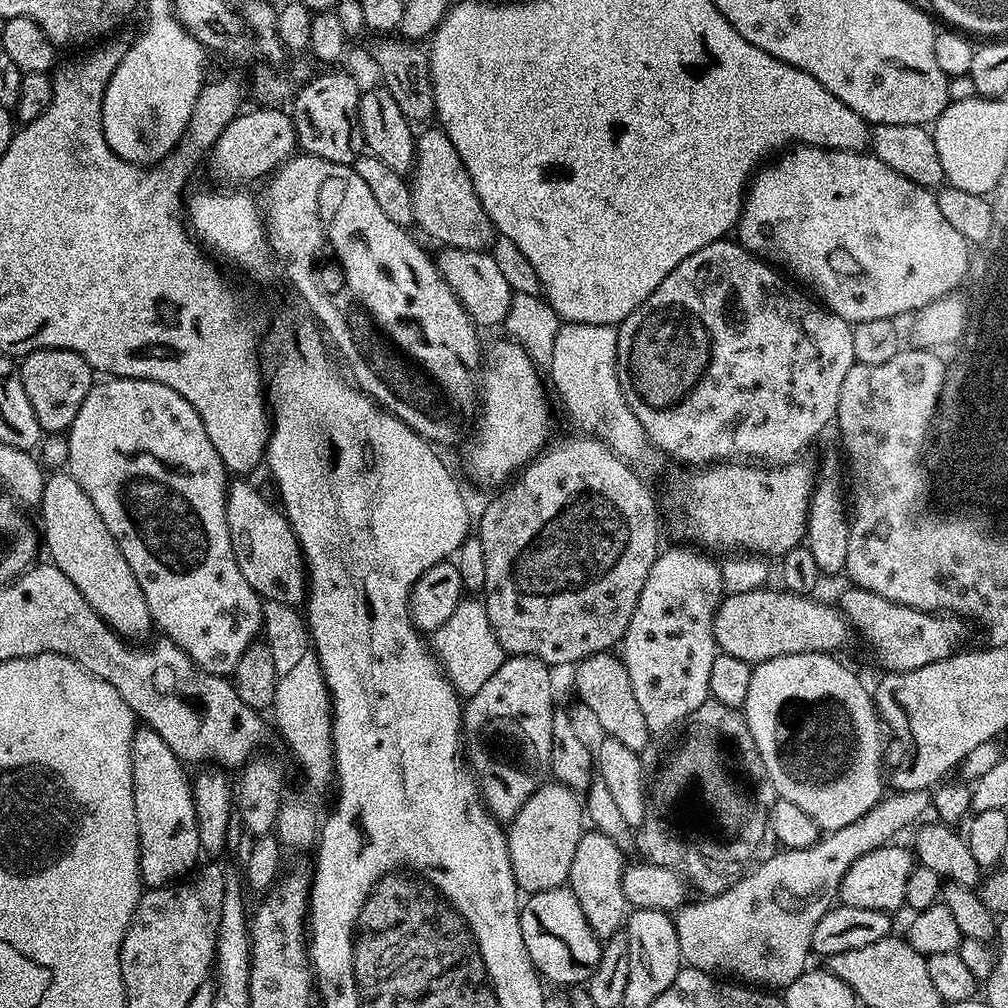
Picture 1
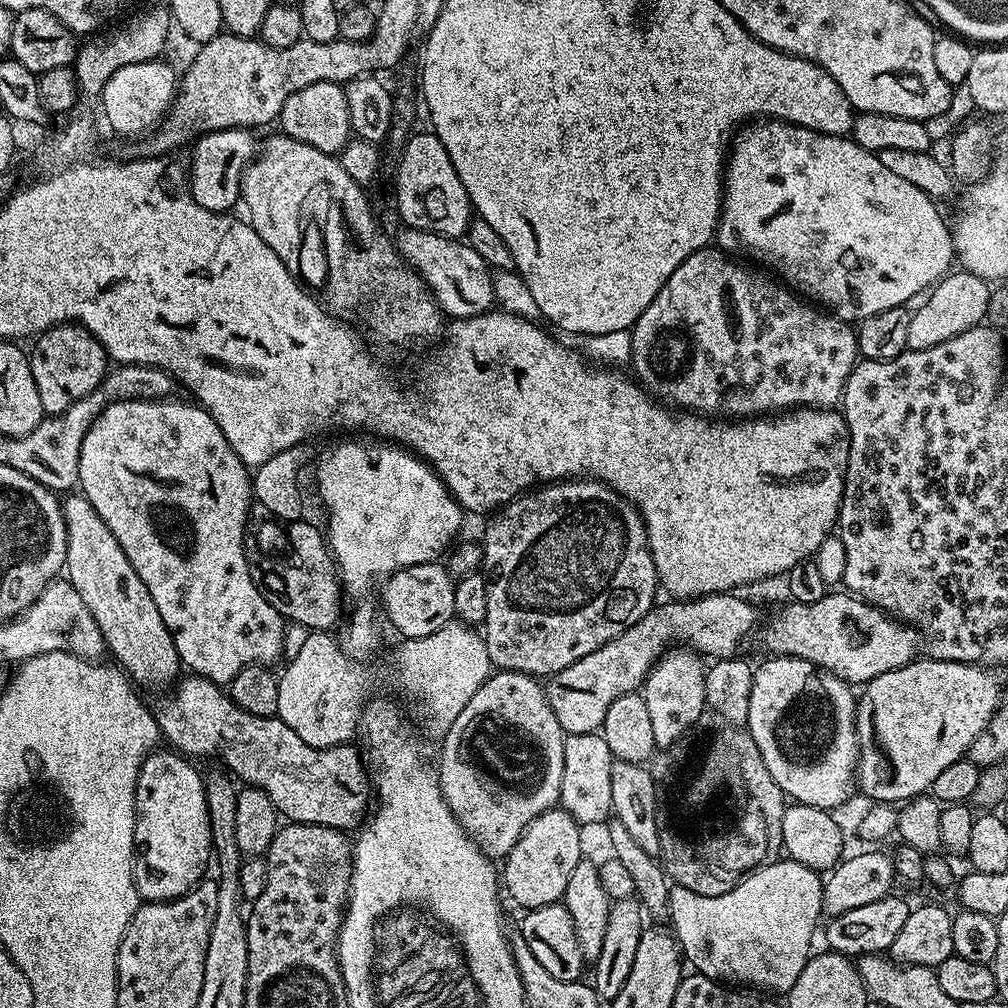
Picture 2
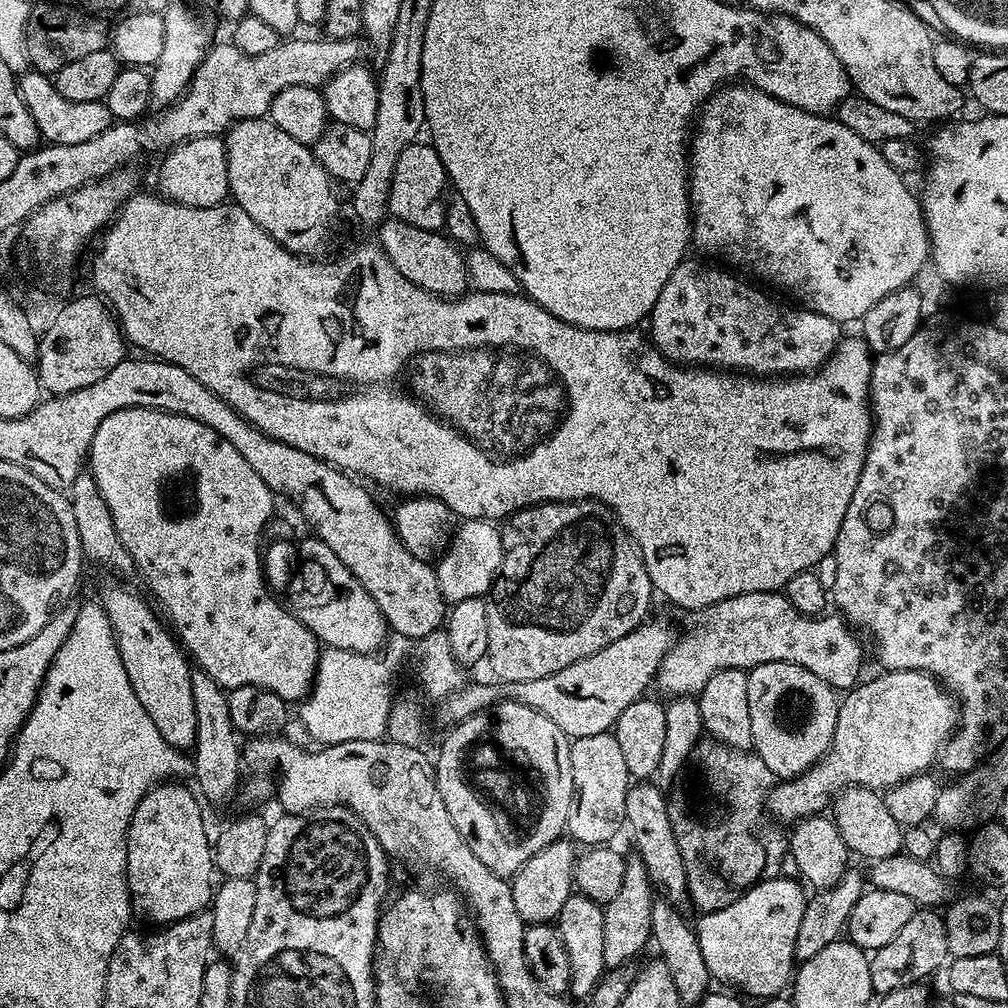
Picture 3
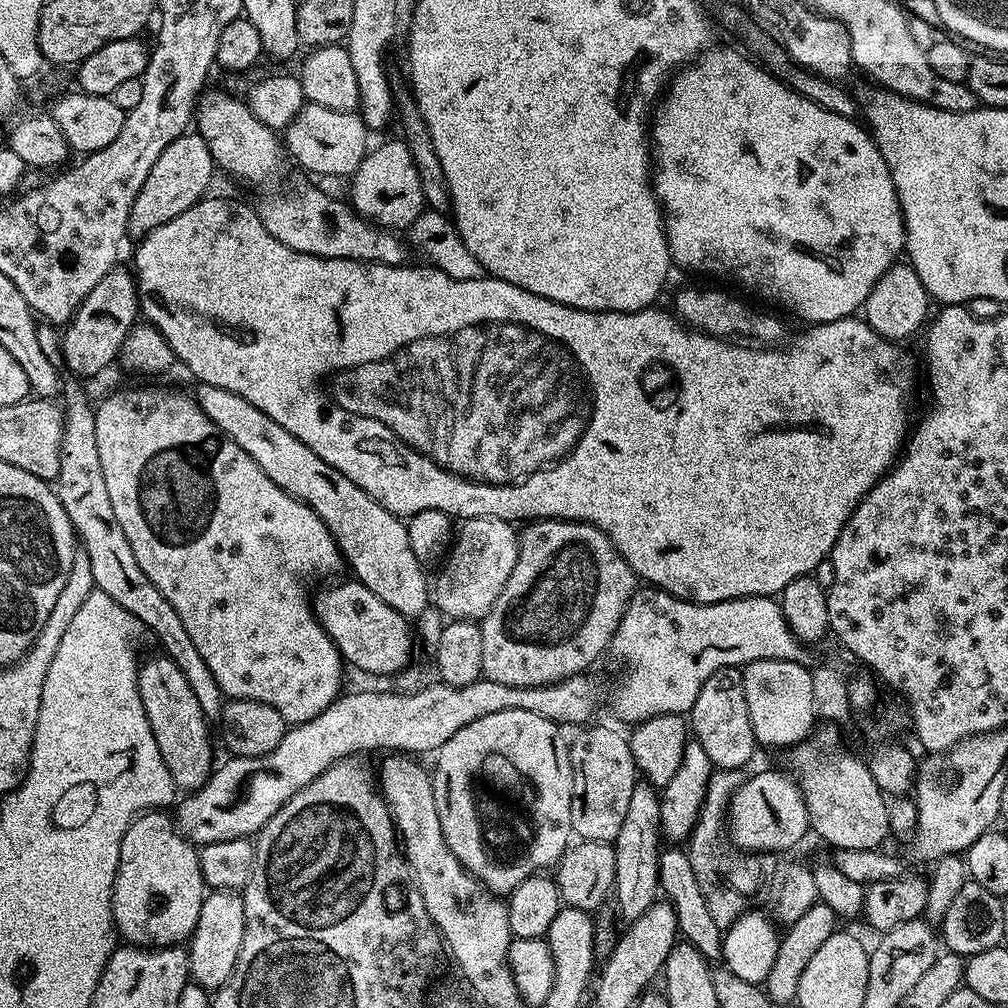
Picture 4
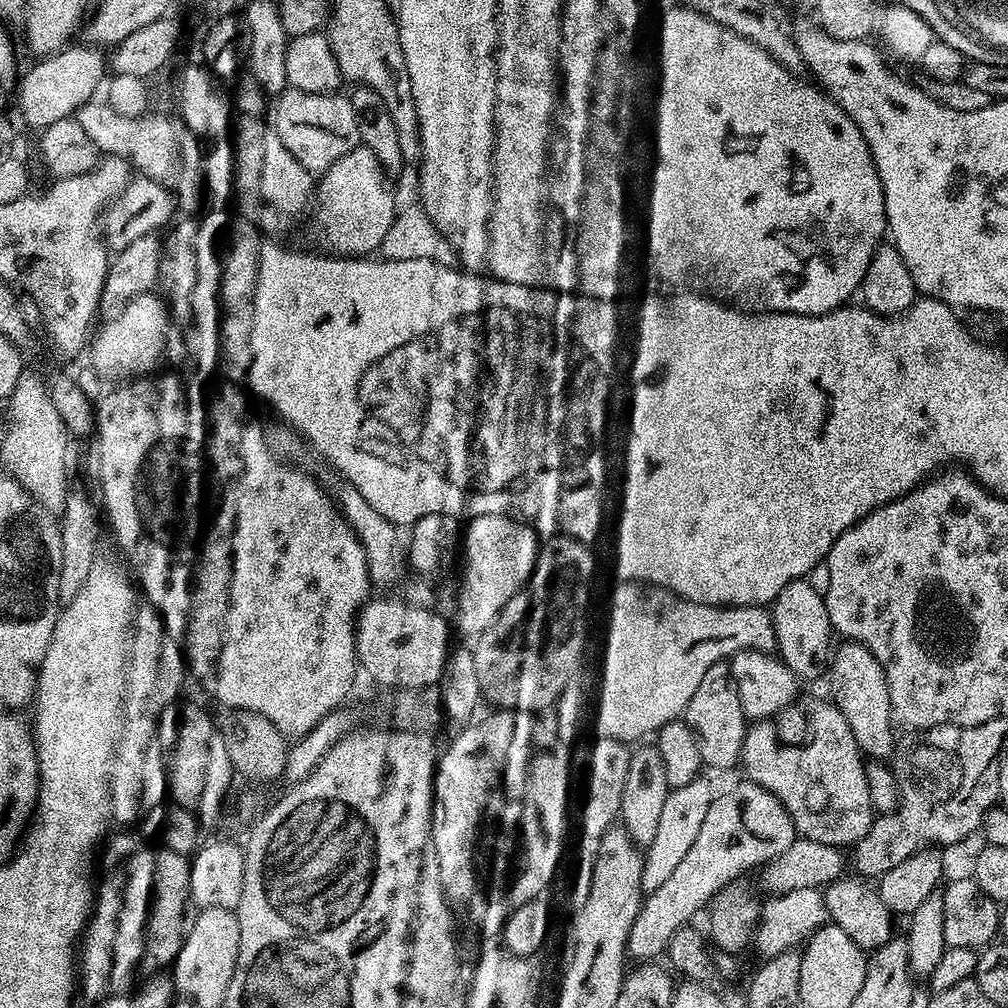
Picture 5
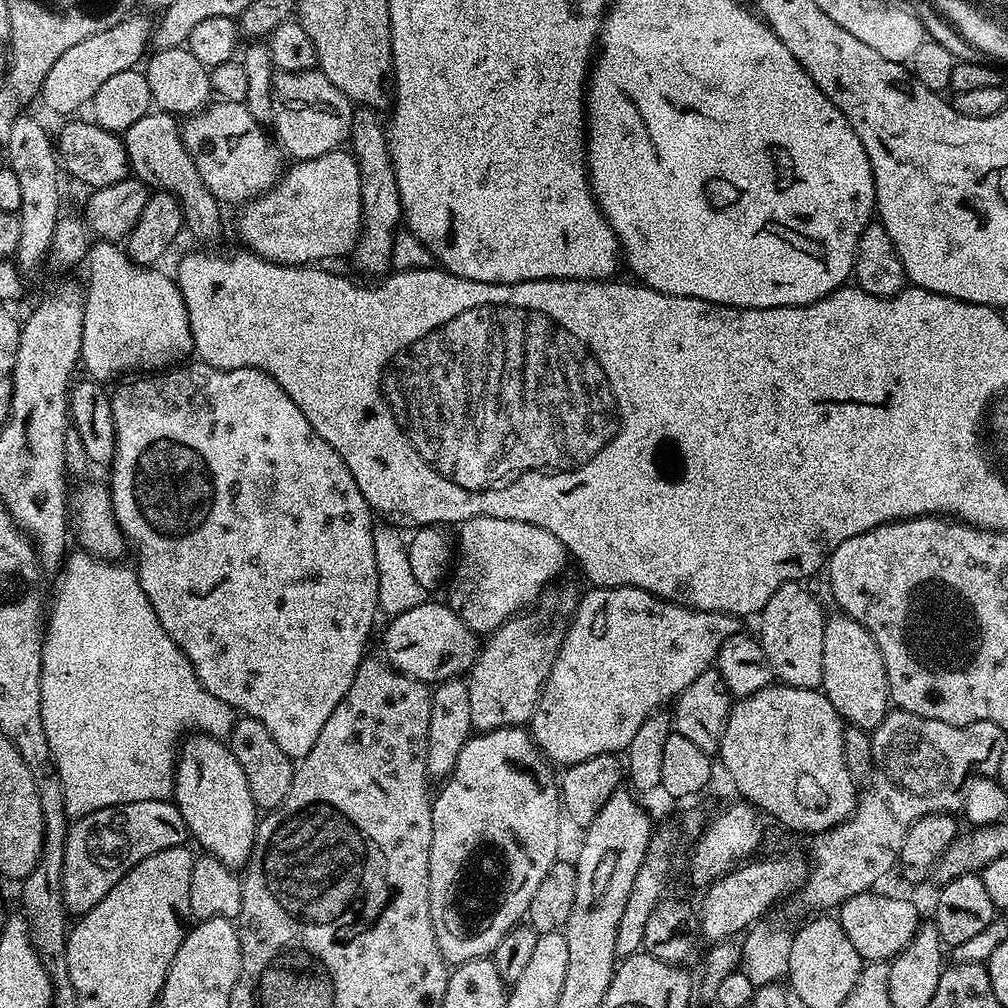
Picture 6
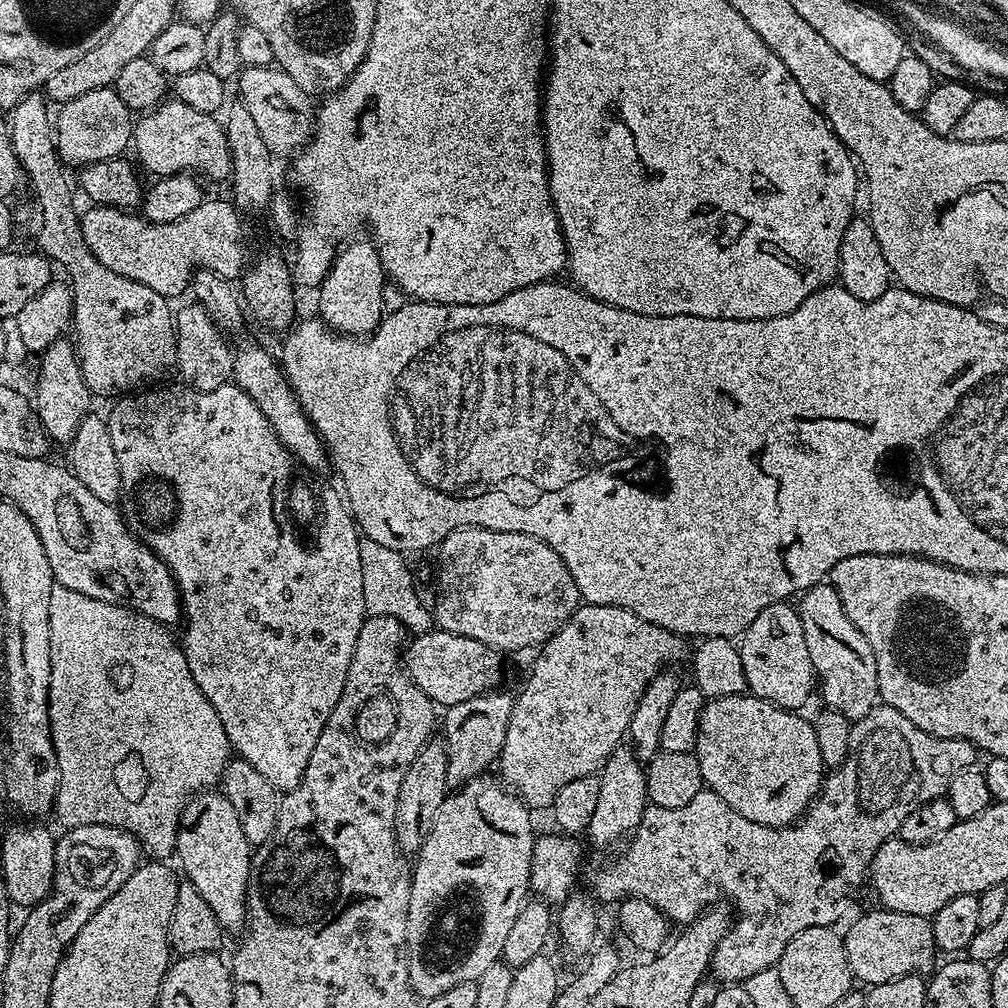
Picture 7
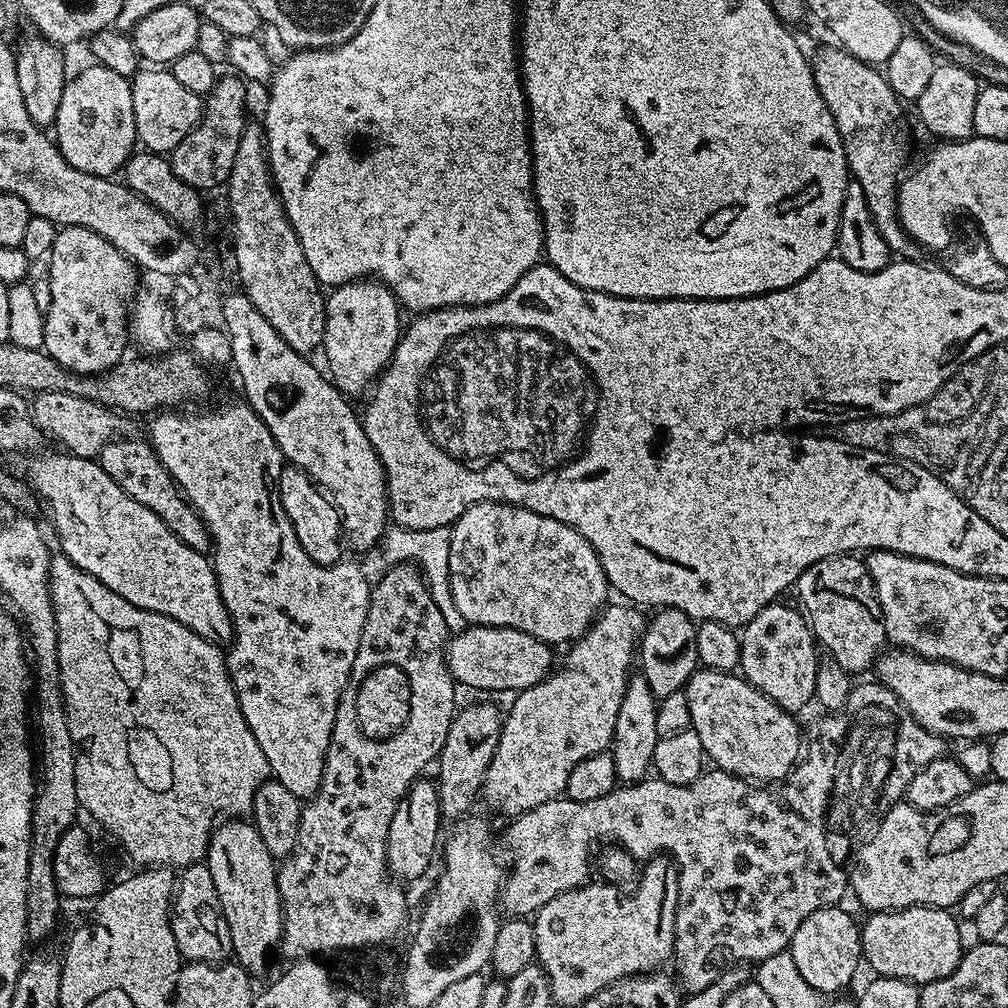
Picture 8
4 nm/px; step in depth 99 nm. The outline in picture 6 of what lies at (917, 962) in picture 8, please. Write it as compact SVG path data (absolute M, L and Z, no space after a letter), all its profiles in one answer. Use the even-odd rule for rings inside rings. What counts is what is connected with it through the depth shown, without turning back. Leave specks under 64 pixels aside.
M879 891L863 892L850 898L838 909L838 919L846 938L858 950L861 961L888 962L900 953L914 938L922 923L920 912L900 896L879 896Z

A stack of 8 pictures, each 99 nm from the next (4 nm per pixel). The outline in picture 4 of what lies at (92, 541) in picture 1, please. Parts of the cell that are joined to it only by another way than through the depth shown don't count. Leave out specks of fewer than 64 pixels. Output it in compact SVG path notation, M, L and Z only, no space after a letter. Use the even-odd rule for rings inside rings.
M157 654L139 665L138 690L150 730L154 734L154 742L158 742L162 762L166 762L166 770L170 770L172 783L180 790L200 789L214 771L212 740L208 737L210 721L202 706L198 706L198 698L194 698L190 682L186 682L182 670L178 670L171 658Z

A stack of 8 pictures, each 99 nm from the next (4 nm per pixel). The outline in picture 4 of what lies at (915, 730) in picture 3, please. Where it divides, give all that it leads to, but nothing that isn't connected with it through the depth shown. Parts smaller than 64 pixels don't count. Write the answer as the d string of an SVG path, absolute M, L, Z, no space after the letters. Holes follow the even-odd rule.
M787 771L760 772L743 781L726 813L726 832L735 847L746 852L777 854L809 835L810 821L804 792Z

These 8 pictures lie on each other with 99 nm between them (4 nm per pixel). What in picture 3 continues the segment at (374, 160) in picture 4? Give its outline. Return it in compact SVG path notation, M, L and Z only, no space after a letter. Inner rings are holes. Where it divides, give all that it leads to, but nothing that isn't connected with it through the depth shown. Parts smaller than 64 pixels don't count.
M417 142L406 146L398 158L398 164L394 166L394 178L390 182L390 196L388 198L389 213L395 219L402 222L410 222L410 226L418 226L422 230L431 232L443 229L444 184L449 183L444 164L438 158L435 148L428 142Z

